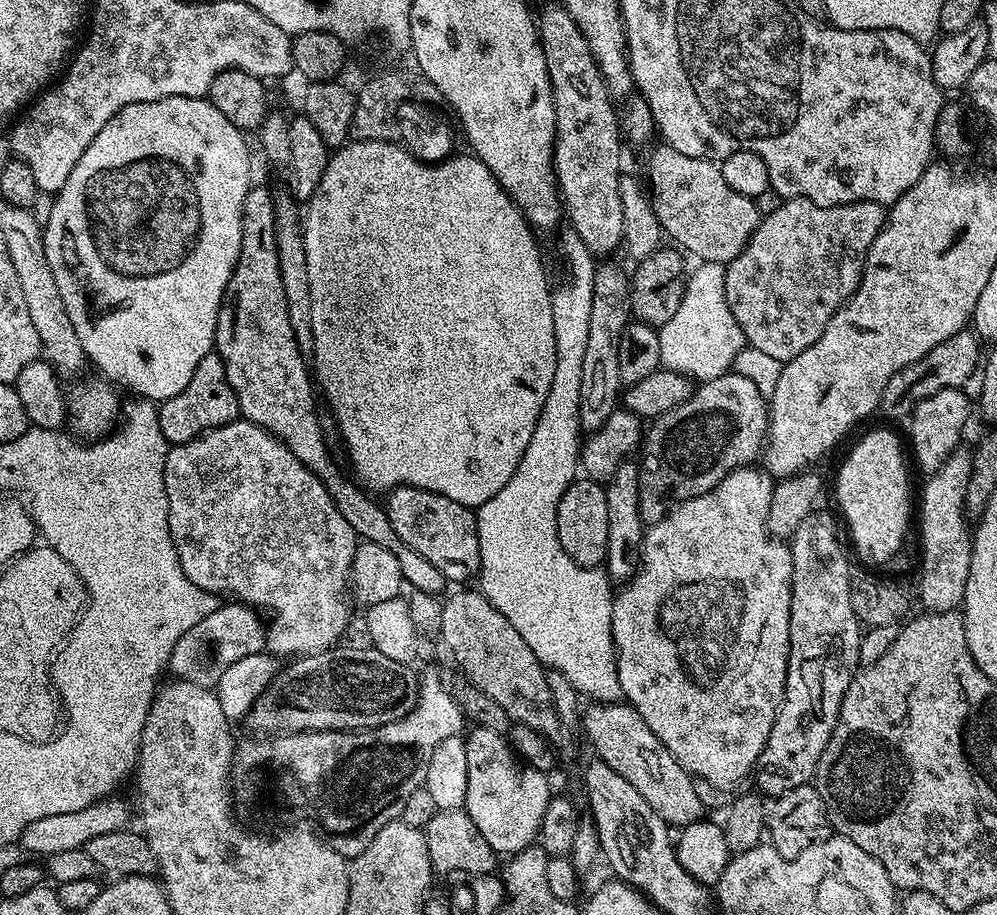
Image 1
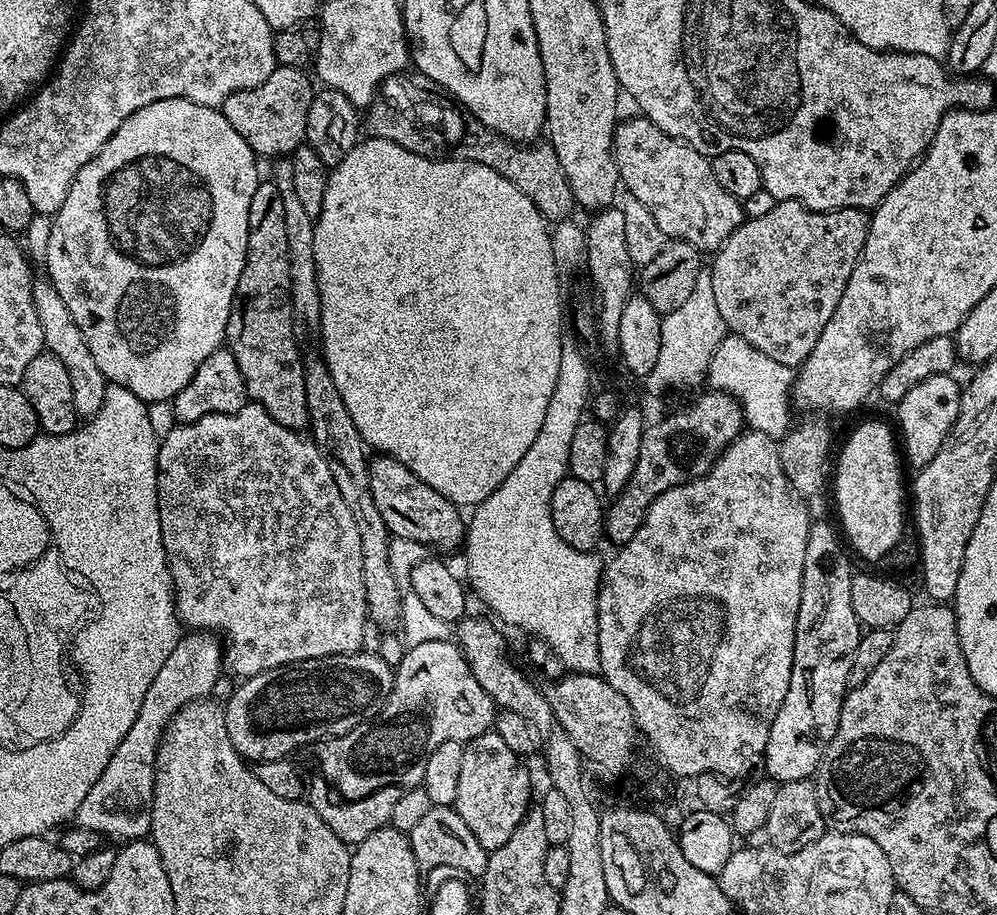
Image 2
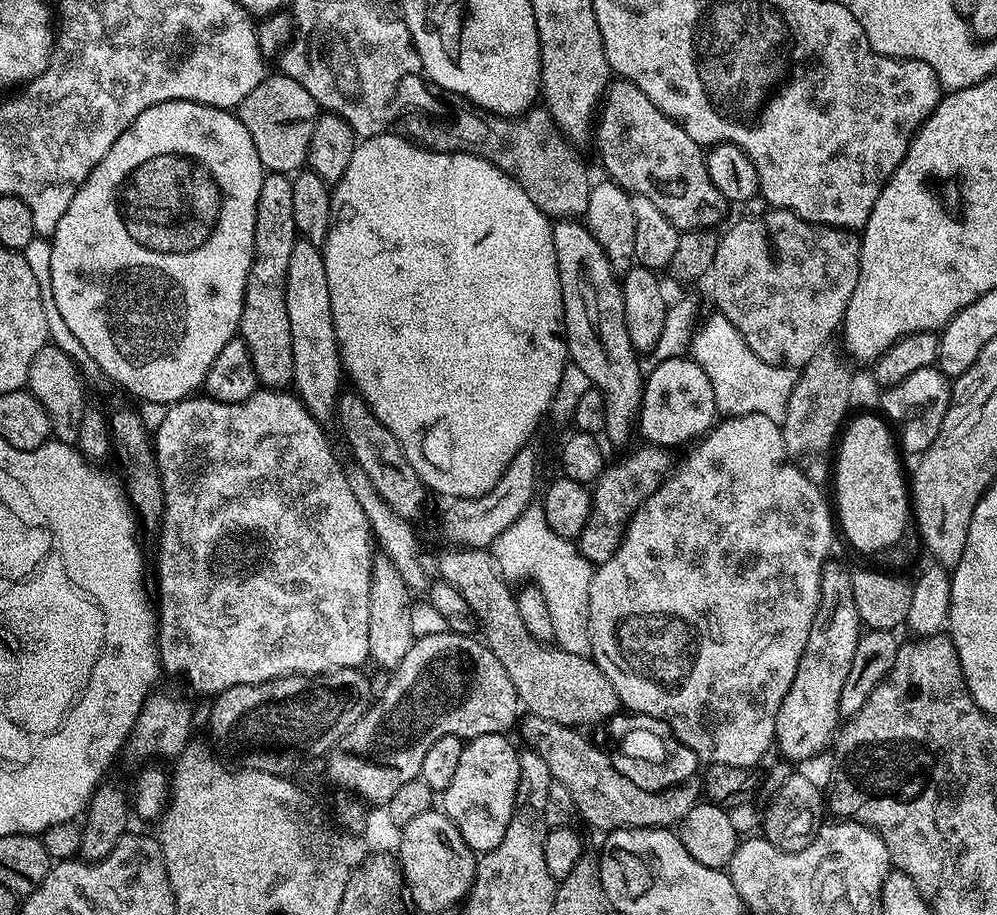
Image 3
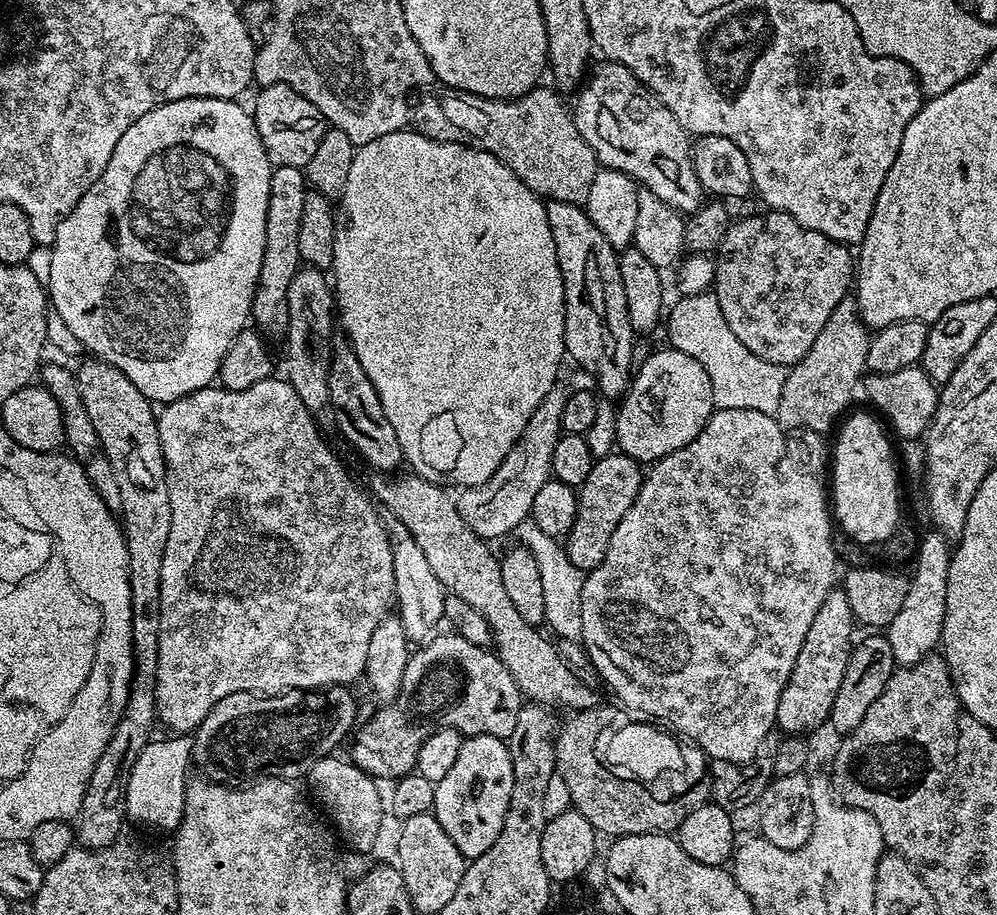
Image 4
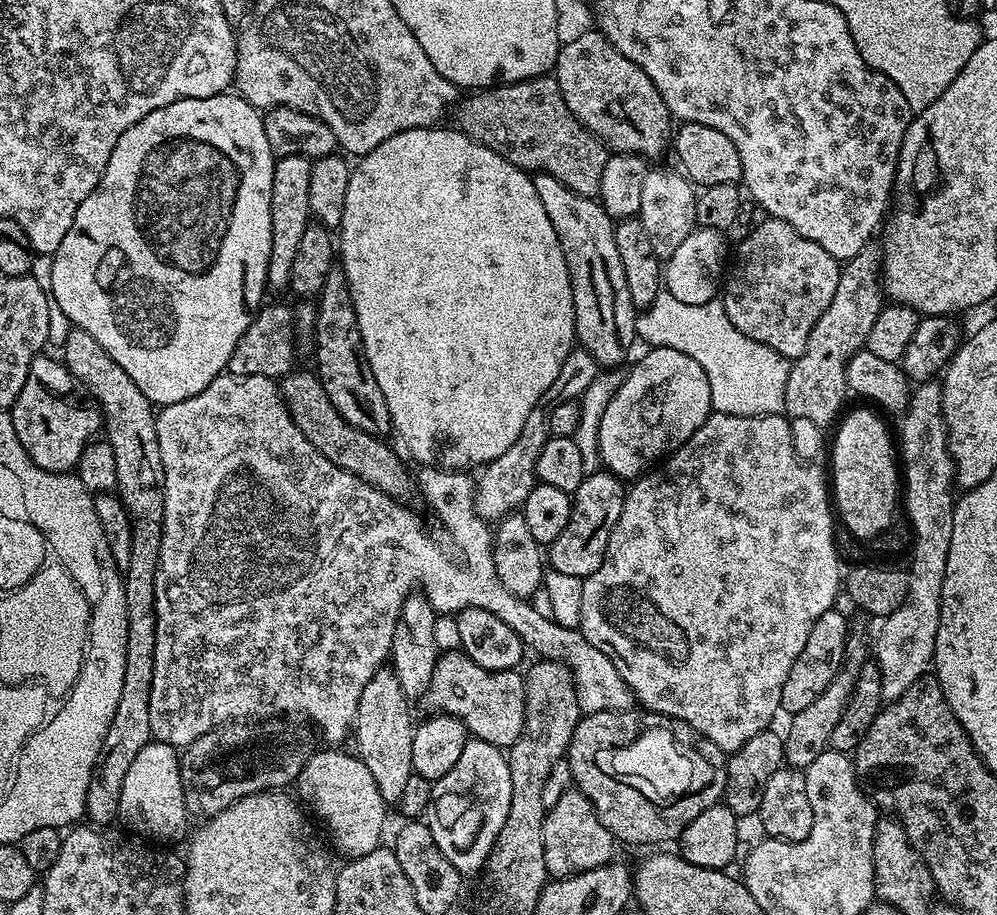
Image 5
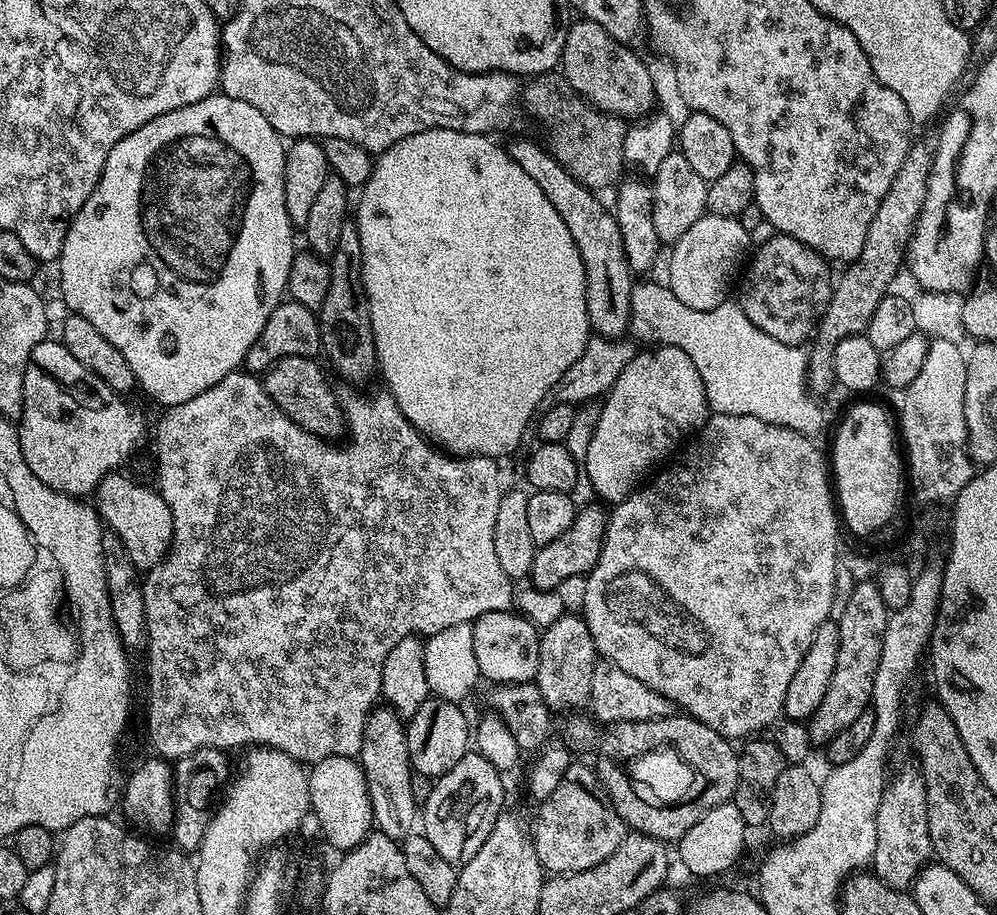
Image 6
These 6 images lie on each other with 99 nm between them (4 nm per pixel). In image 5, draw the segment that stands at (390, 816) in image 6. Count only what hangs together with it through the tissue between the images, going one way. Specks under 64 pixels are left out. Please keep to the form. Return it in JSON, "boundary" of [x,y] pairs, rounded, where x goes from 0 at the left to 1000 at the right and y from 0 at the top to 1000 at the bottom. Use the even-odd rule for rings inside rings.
{"boundary":[[[389,728],[380,730],[375,741],[371,741],[371,745],[367,745],[367,751],[363,753],[363,763],[359,763],[355,792],[355,809],[357,804],[355,822],[371,842],[372,849],[379,859],[379,867],[389,881],[400,880],[407,854],[415,846],[413,843],[415,786],[413,787],[413,778],[409,770],[411,764],[404,756],[403,749],[393,730]]]}

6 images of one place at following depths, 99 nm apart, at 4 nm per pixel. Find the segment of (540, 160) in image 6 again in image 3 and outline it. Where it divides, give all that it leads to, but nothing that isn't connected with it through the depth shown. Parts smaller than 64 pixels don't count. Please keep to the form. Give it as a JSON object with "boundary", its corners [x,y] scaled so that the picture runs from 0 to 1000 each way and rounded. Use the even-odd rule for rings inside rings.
{"boundary":[[[574,238],[559,239],[554,247],[554,259],[566,331],[566,369],[570,373],[570,388],[573,397],[578,398],[580,404],[584,404],[584,409],[592,413],[594,423],[604,431],[606,436],[605,479],[610,480],[618,490],[629,491],[634,475],[639,475],[640,472],[640,456],[648,411],[642,407],[643,390],[634,379],[632,367],[628,365],[626,316],[619,298],[614,296],[604,269],[600,269],[600,264],[594,259],[594,252],[585,244]]]}

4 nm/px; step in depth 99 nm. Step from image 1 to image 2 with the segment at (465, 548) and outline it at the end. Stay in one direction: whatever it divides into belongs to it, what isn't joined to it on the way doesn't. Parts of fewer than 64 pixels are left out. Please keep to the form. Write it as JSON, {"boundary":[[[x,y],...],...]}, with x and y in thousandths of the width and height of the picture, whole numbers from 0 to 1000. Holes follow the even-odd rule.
{"boundary":[[[377,496],[370,502],[371,540],[375,540],[375,553],[379,553],[379,562],[383,562],[383,570],[387,570],[390,583],[399,588],[415,588],[415,592],[423,592],[426,597],[433,595],[437,599],[453,599],[462,593],[467,585],[466,565],[461,565],[462,556],[439,536],[427,531],[415,514],[411,514],[394,498]]]}

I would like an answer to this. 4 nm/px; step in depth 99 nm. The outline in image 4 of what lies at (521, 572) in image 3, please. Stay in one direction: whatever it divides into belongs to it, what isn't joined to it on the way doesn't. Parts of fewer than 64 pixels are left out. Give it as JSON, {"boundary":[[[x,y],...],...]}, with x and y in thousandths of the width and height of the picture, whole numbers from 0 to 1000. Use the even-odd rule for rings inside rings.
{"boundary":[[[527,570],[520,578],[521,593],[530,599],[540,610],[544,623],[544,645],[548,645],[548,682],[554,685],[566,702],[578,702],[584,693],[584,640],[587,622],[572,614],[567,596],[557,586],[544,584],[540,575]]]}

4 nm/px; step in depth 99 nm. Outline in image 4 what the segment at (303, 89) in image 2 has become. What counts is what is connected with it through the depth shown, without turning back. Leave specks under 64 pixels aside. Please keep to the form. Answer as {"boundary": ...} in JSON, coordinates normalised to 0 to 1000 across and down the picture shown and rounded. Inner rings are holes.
{"boundary":[[[267,92],[260,99],[257,115],[252,115],[251,121],[259,142],[259,151],[263,151],[263,160],[267,160],[269,176],[279,184],[295,181],[303,186],[311,173],[315,173],[319,155],[323,155],[323,146],[327,142],[325,126],[319,116],[315,116],[315,111],[307,111],[299,98],[286,92]]]}

